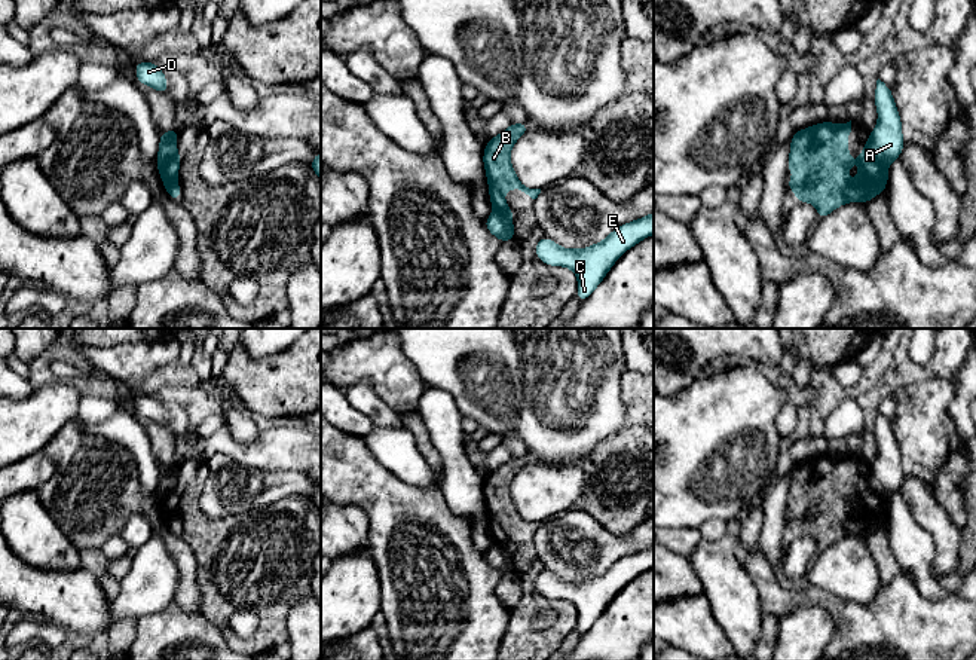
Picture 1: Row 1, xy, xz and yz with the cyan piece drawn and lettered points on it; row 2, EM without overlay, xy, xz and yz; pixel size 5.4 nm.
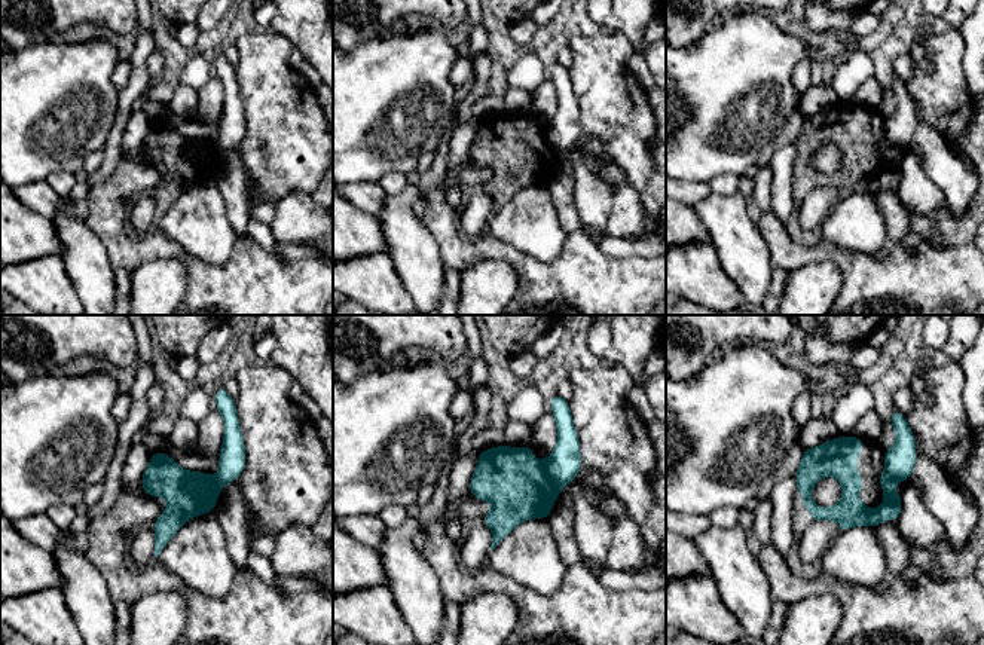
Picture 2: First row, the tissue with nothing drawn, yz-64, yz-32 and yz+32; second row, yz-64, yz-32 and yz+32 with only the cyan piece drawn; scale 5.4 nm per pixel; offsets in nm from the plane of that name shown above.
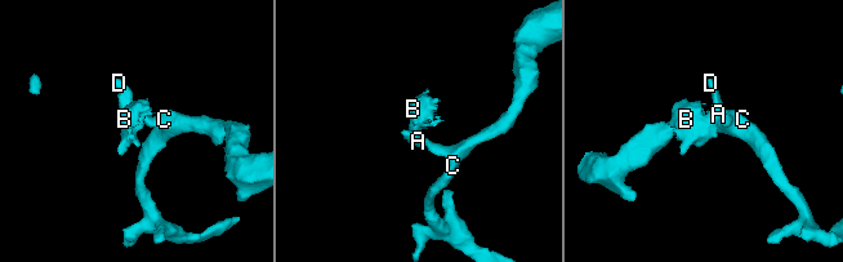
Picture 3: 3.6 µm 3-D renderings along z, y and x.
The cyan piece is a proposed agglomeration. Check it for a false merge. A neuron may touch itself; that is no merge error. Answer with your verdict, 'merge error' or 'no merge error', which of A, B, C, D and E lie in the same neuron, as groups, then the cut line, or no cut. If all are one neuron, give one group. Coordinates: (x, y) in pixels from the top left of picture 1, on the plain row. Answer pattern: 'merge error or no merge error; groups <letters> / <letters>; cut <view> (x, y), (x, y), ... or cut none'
merge error; groups A C D E / B; cut yz (868, 473), (871, 486), (878, 494), (887, 497)

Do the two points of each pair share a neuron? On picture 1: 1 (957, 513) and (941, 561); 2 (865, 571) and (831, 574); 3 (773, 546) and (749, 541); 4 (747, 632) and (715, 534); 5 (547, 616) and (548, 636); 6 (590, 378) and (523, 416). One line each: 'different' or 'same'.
1: different
2: same
3: different
4: different
5: different
6: same

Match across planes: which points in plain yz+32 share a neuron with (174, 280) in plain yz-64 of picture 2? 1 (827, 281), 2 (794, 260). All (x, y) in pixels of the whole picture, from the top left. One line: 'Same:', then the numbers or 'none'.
Same: 1

